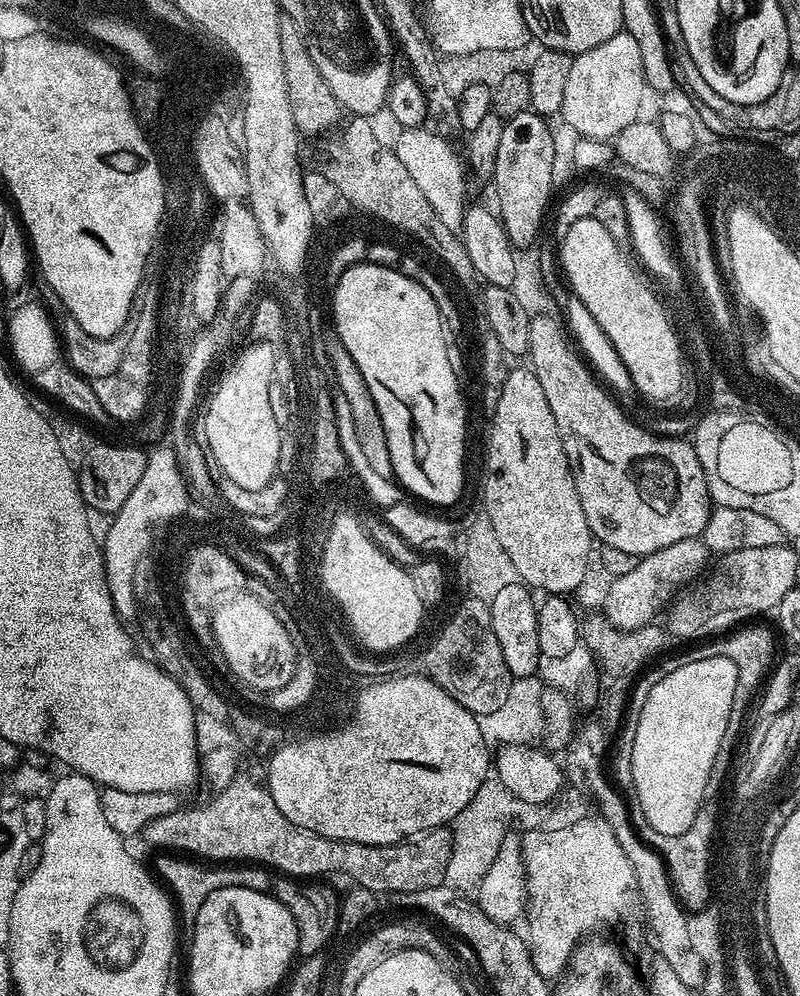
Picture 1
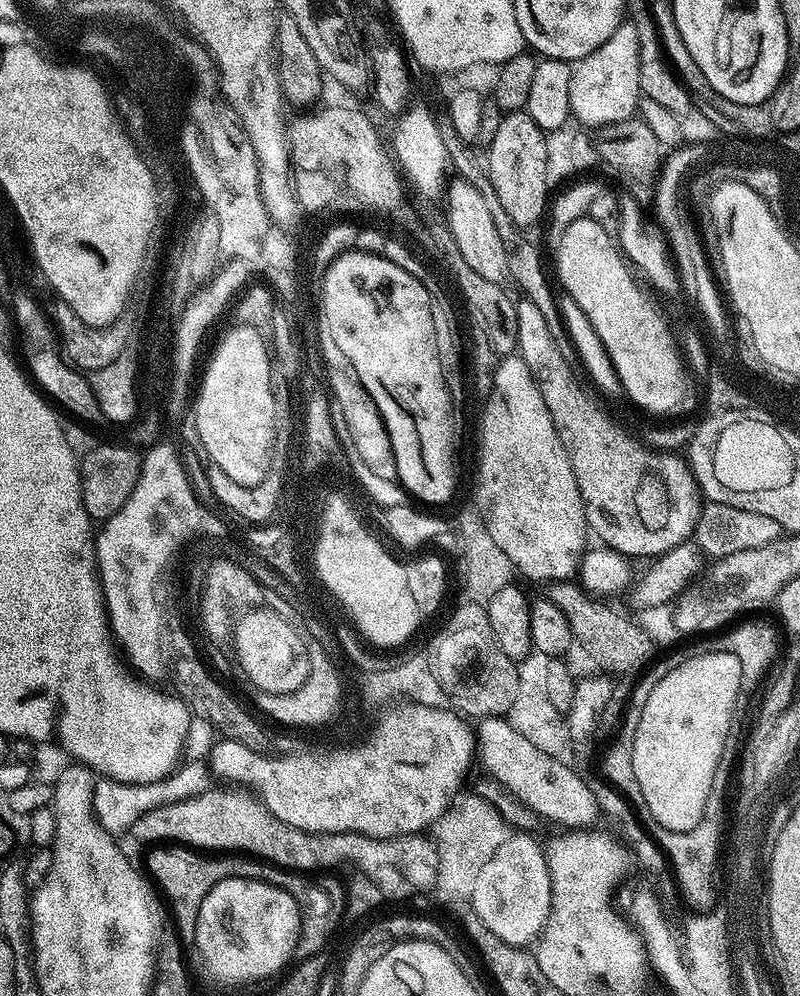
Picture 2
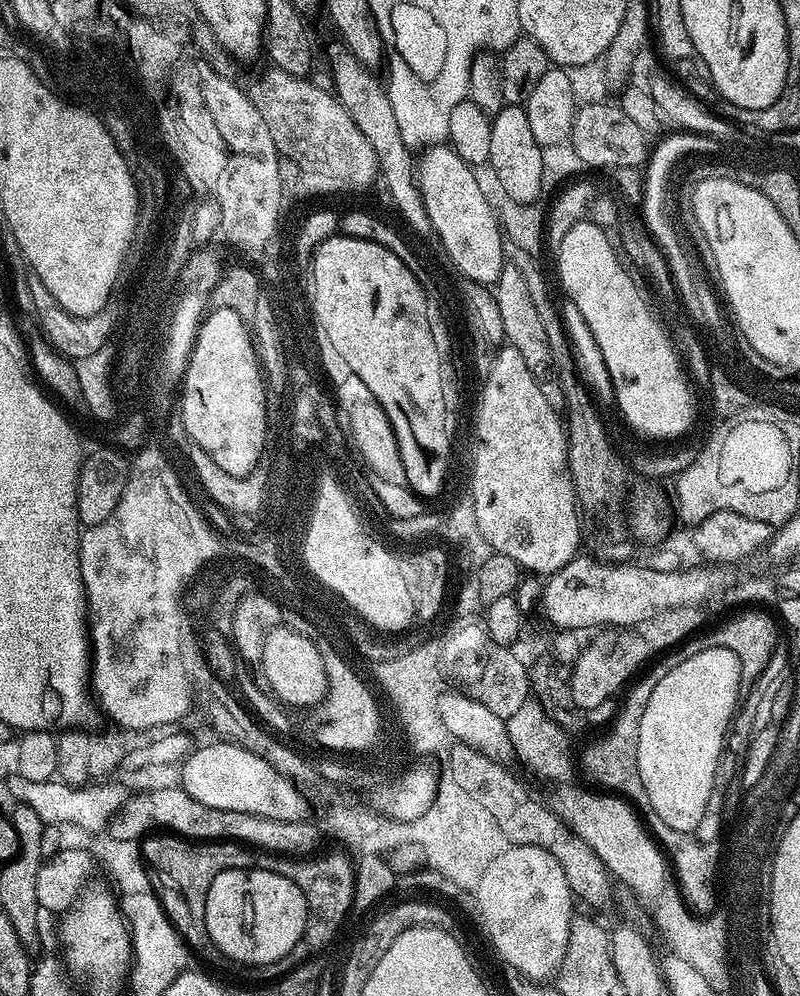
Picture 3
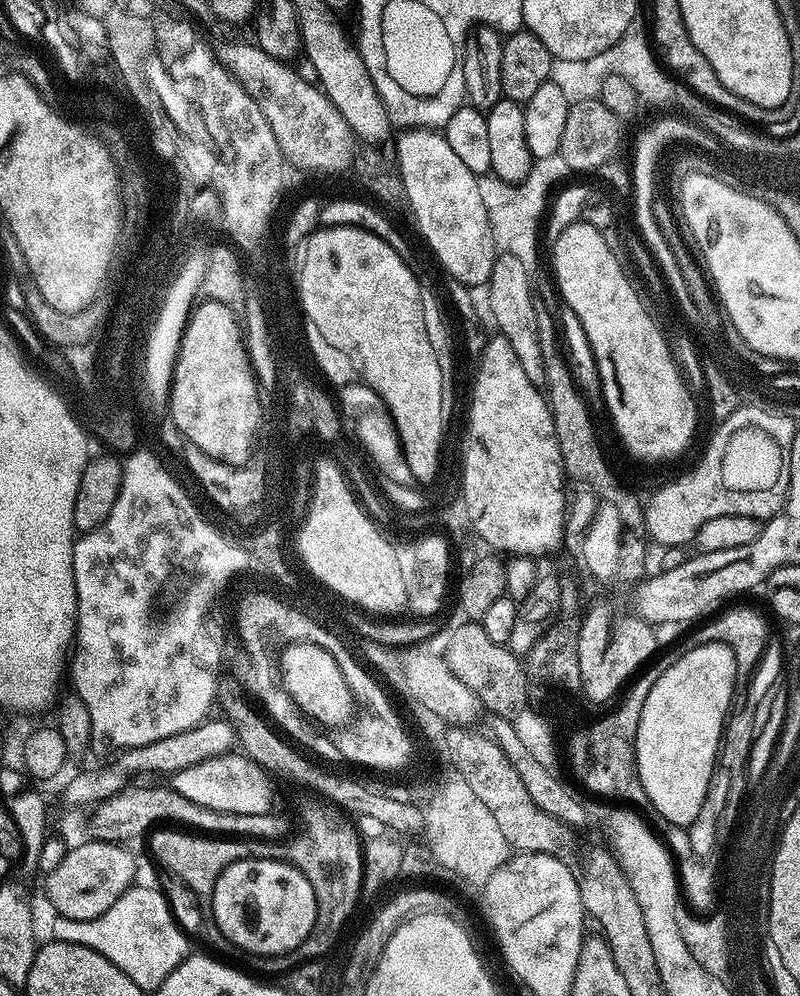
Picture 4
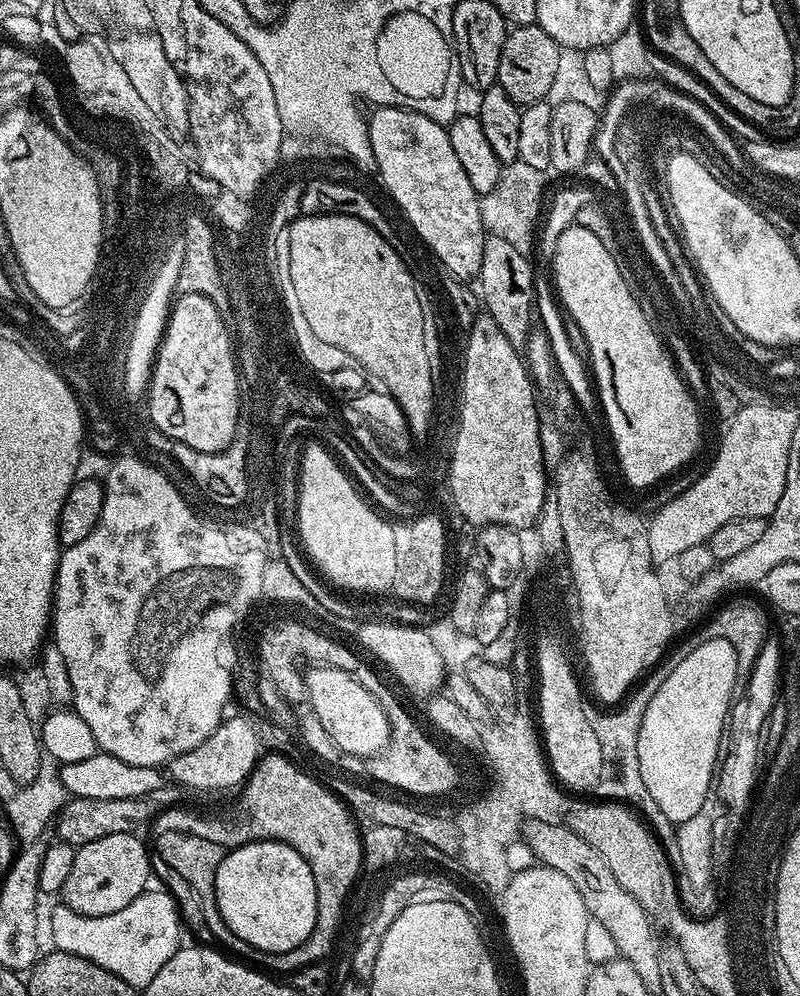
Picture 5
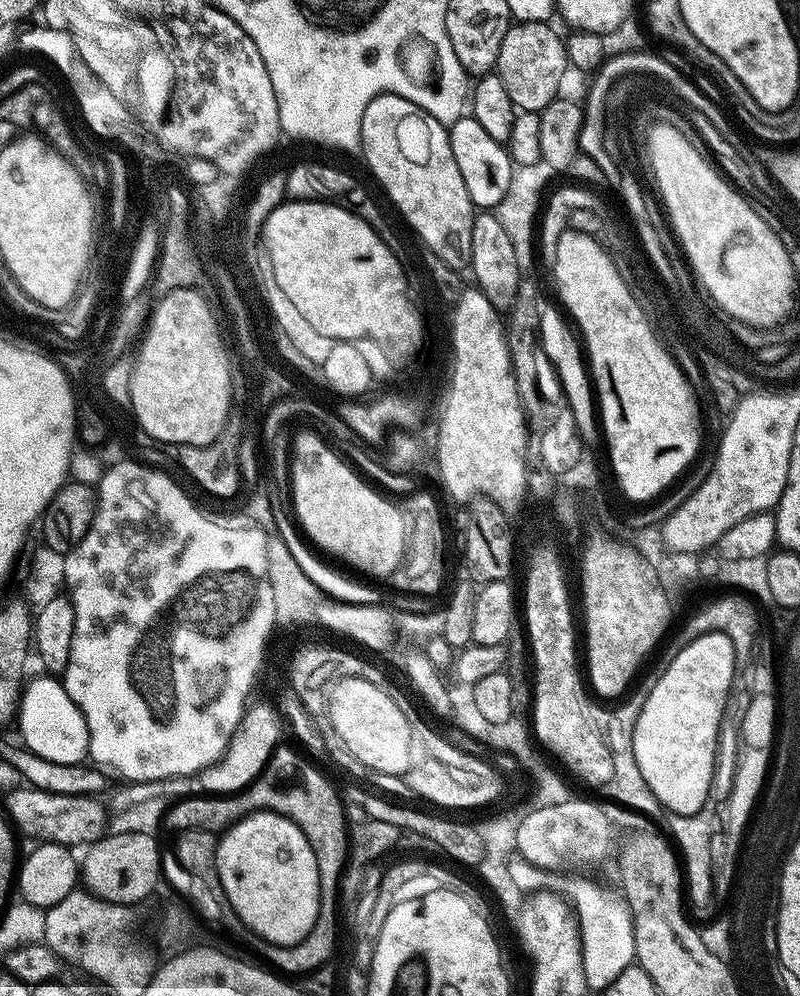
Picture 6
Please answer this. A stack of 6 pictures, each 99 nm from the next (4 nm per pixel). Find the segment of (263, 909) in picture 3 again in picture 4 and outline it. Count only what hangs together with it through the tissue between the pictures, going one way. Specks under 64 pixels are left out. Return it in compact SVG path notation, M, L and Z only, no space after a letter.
M239 860L226 866L216 880L211 915L214 927L219 935L228 939L233 949L253 952L253 957L275 958L292 952L310 934L315 917L314 886L310 886L308 879L286 860Z

